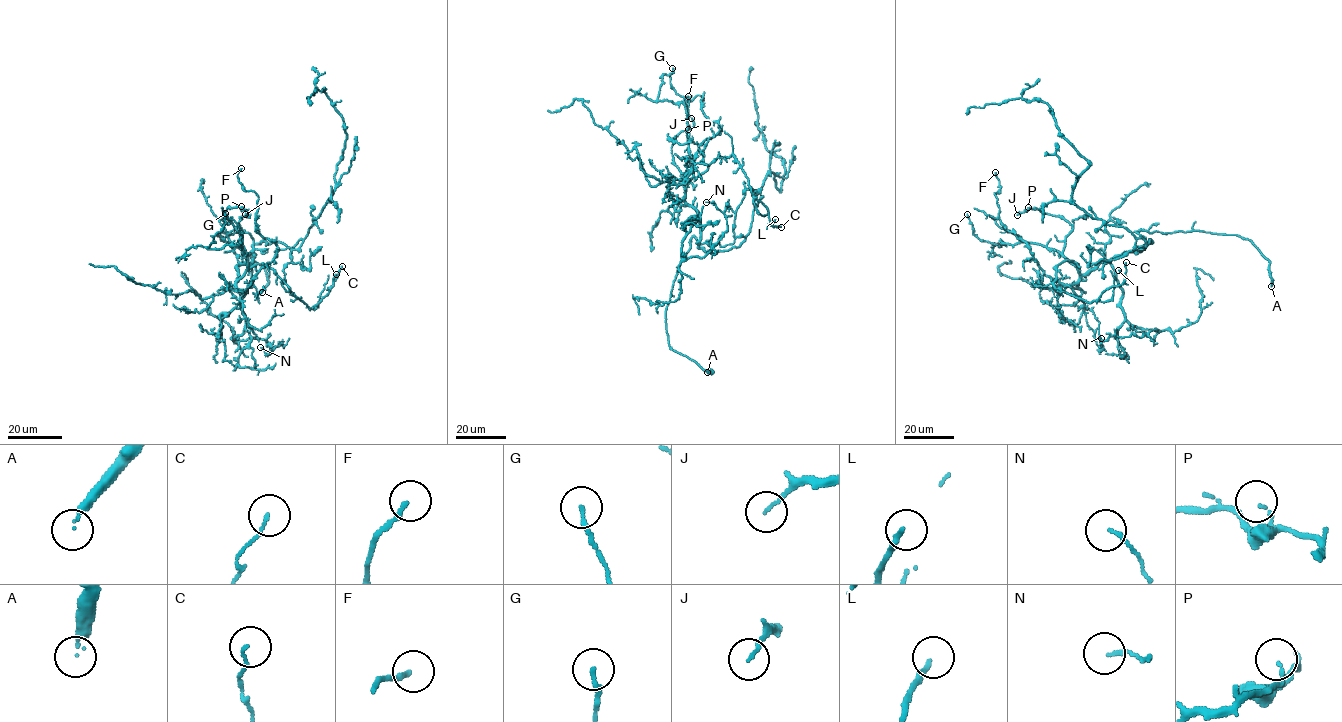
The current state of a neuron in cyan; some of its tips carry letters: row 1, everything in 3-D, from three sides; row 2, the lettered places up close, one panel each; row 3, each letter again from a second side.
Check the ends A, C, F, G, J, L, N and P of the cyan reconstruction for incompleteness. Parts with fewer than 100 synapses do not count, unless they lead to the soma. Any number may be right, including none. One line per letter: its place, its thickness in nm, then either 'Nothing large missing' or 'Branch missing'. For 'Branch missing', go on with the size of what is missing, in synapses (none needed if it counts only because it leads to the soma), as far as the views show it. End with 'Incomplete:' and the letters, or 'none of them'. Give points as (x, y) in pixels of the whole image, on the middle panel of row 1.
A: Place: (707, 372). Thickness 180 nm. Branch missing
C: Place: (781, 227). Thickness 90 nm. Nothing large missing
F: Place: (688, 96). Thickness 170 nm. Nothing large missing
G: Place: (672, 68). Thickness 150 nm. Nothing large missing
J: Place: (691, 118). Thickness 110 nm. Nothing large missing
L: Place: (775, 219). Thickness 170 nm. Nothing large missing
N: Place: (706, 202). Thickness 130 nm. Nothing large missing
P: Place: (688, 129). Thickness 110 nm. Nothing large missing
Incomplete: A

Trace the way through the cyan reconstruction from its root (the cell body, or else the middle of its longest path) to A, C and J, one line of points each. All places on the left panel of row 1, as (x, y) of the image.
A: (285, 244), (254, 244), (244, 231), (217, 233), (265, 270), (268, 284), (262, 292)
C: (285, 244), (255, 244), (252, 260), (237, 267), (237, 279), (263, 263), (310, 309), (329, 292), (342, 266)
J: (285, 244), (255, 244), (237, 279), (248, 258), (223, 213), (239, 207), (245, 214)

